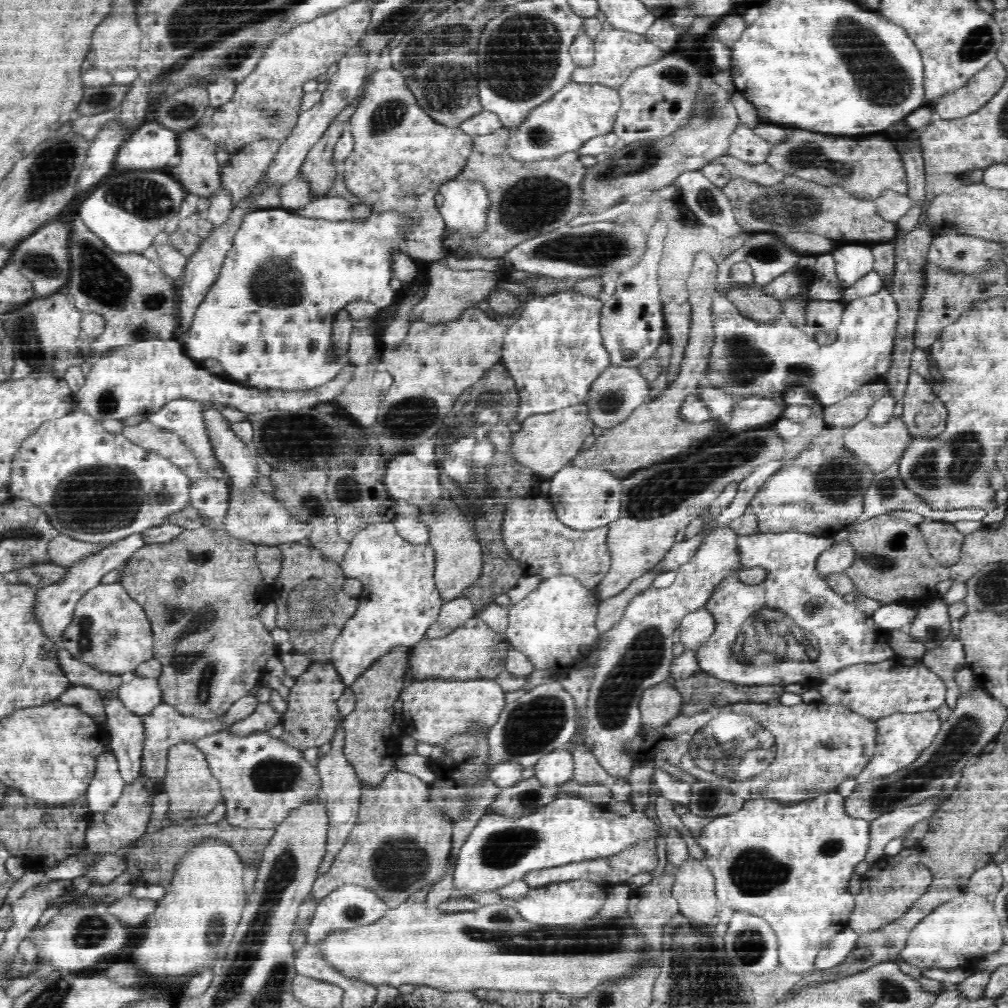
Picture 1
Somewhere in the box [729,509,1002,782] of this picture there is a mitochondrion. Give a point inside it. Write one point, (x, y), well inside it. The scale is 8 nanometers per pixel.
(898, 541)

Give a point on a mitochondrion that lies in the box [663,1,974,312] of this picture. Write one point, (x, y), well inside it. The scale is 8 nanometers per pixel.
(882, 79)

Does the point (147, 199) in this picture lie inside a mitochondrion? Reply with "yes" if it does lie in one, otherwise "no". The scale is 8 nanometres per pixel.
yes

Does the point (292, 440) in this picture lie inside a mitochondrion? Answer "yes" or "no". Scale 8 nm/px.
yes

